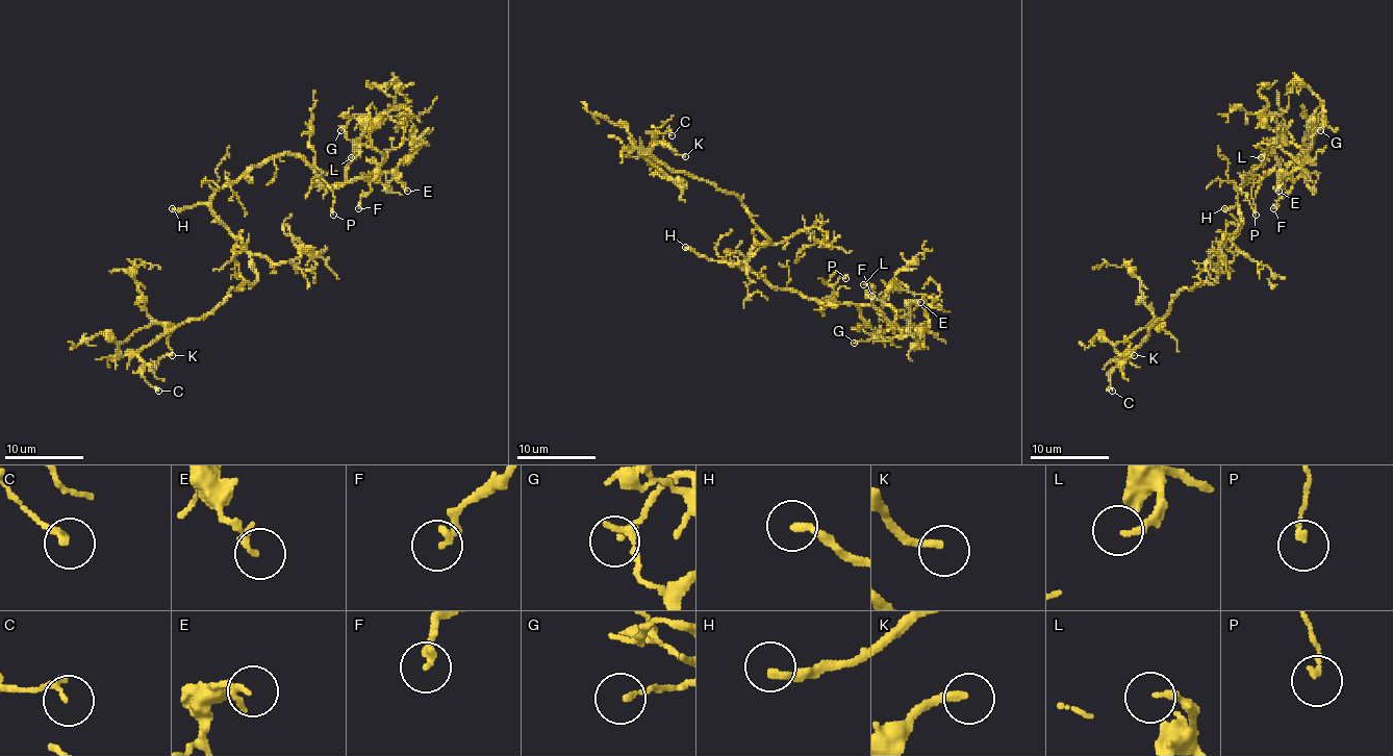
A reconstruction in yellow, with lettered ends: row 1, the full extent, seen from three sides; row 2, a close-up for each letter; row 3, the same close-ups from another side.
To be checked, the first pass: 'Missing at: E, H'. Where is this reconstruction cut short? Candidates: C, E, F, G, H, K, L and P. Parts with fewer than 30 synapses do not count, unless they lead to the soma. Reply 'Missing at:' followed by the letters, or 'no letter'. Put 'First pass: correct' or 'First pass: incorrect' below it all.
Missing at: H, K
First pass: incorrect

